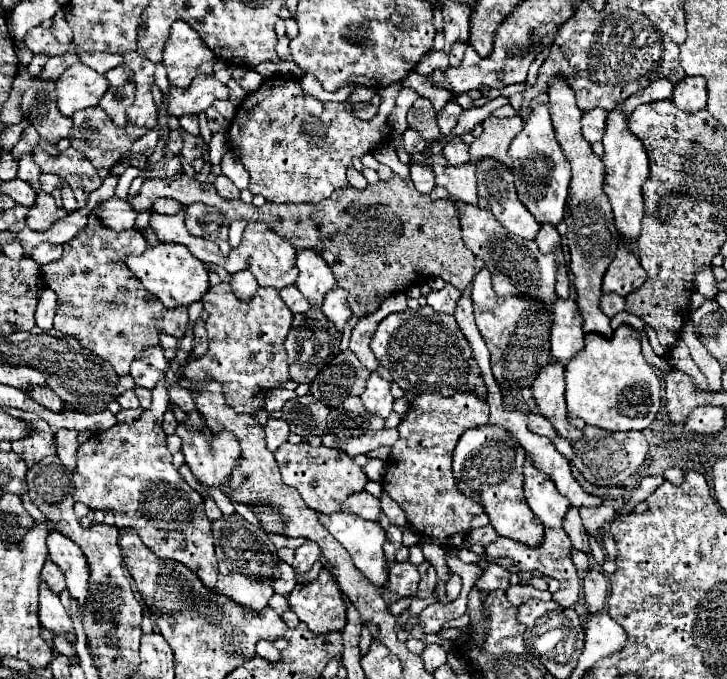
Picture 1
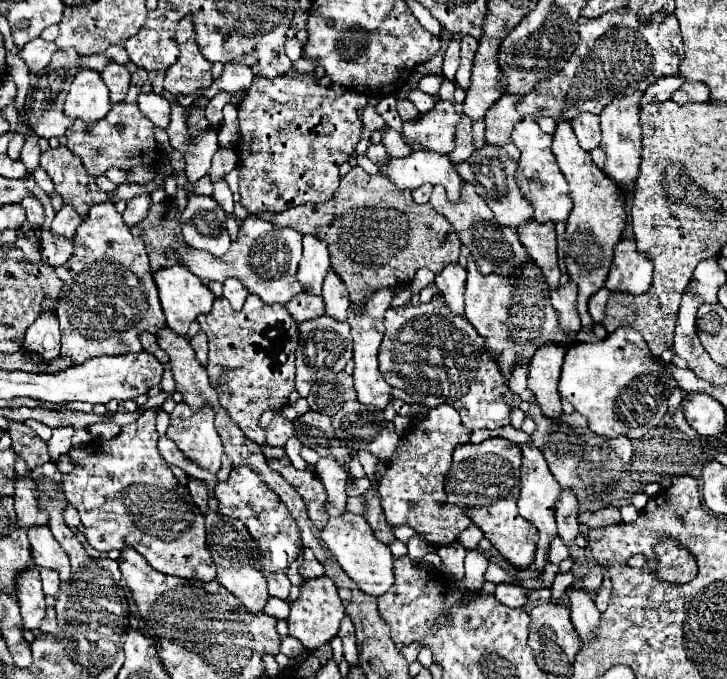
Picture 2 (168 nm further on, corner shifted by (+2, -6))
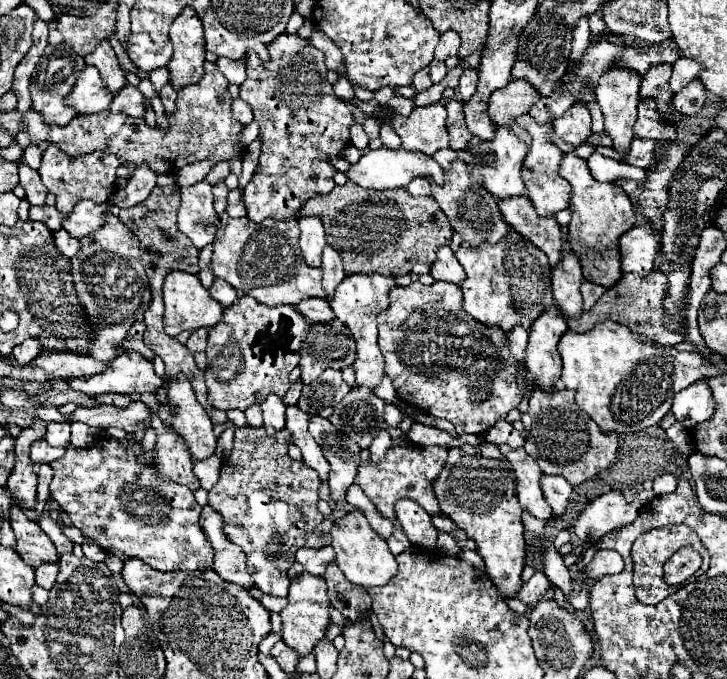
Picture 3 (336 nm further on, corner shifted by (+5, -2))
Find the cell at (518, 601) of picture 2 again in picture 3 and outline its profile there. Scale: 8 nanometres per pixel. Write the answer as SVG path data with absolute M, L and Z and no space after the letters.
M537 571L519 591L517 591L517 599L527 603L527 605L535 605L535 601L539 601L545 593L549 591L549 581L545 577L543 571Z

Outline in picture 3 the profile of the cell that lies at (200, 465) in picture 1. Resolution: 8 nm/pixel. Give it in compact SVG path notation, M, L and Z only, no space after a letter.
M177 377L175 381L169 383L167 387L167 403L161 403L157 409L157 415L161 417L163 425L173 429L187 445L189 445L189 453L193 459L207 459L211 455L215 455L215 445L217 445L217 437L213 433L213 423L209 419L209 415L205 413L205 409L199 405L191 381L187 377Z

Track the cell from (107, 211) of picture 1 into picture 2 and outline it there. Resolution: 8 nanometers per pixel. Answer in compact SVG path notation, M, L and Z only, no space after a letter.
M142 195L142 197L132 197L126 203L126 211L124 211L124 221L128 227L136 225L138 221L142 221L150 209L150 195Z

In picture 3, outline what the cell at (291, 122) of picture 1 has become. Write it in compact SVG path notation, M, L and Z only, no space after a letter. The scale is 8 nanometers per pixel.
M283 33L273 45L269 45L271 61L263 63L255 53L249 53L245 65L247 65L247 79L239 87L239 97L251 105L253 109L253 121L259 123L259 135L261 135L261 157L257 165L257 173L243 189L243 203L247 209L247 217L255 223L275 217L275 219L293 219L297 217L297 211L303 207L303 203L315 195L323 195L333 191L335 181L335 167L333 159L343 157L343 149L351 145L349 139L349 127L353 123L351 109L345 101L335 97L331 83L325 81L327 67L325 57L319 49L315 49L307 39L301 39L297 33Z

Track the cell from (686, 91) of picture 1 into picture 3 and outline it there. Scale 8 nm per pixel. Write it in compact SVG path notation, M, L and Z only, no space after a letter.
M693 79L687 87L675 93L673 107L683 115L695 115L705 105L705 99L707 99L707 93L703 89L703 83L699 79Z

